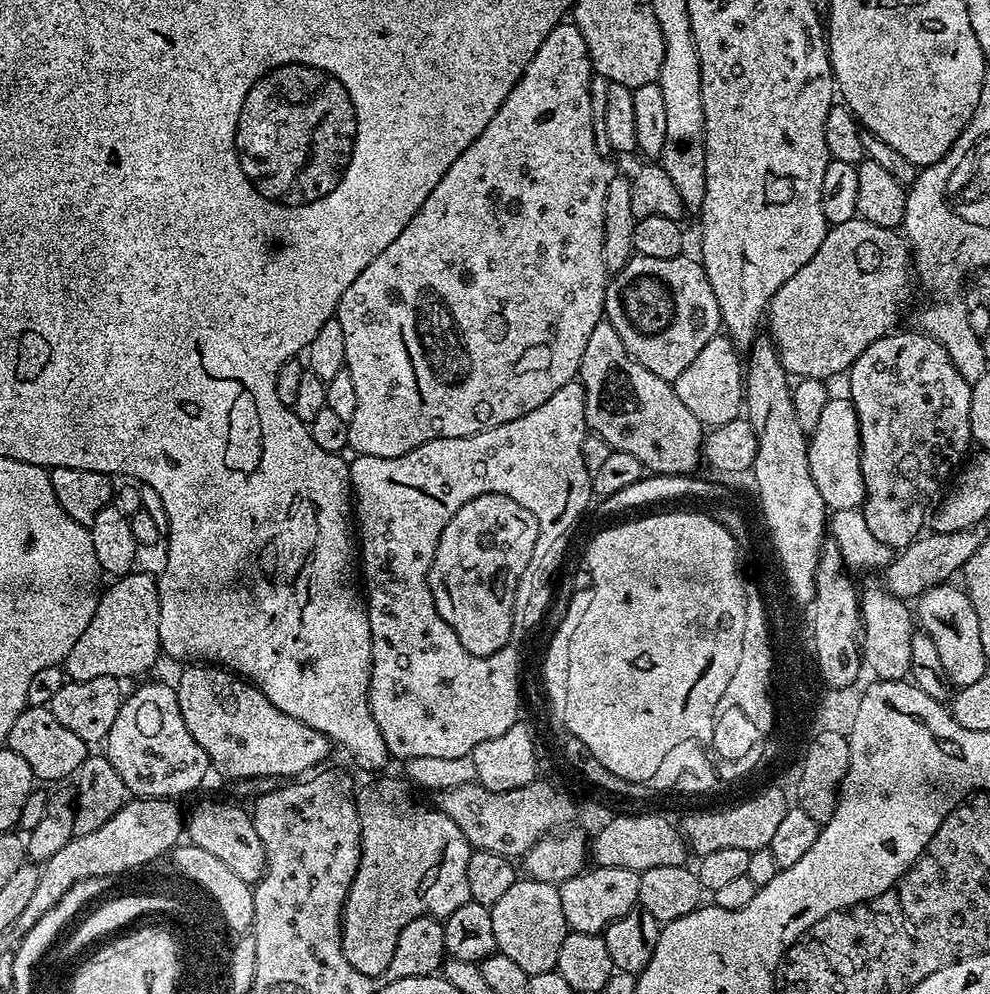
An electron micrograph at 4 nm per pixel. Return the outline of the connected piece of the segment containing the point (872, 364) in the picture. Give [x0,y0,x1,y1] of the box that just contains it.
[846,330,973,550]

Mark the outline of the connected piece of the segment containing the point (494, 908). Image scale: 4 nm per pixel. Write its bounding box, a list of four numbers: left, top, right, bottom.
[490,878,570,976]

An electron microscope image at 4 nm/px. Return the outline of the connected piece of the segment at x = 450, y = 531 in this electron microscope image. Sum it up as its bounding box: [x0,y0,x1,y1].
[428,494,539,656]

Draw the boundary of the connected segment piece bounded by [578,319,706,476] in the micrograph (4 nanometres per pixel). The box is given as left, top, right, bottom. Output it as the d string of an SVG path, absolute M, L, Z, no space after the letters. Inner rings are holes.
M607 319L600 320L598 326L594 326L586 342L578 379L584 385L588 431L593 437L601 436L611 451L634 454L634 458L638 458L638 462L642 462L645 469L655 475L686 476L697 471L695 468L702 464L705 425L697 416L690 414L689 408L678 399L676 389L669 381L658 378L658 374L650 374L646 366L639 364L628 353L626 346L622 346L622 338L618 338L618 330L614 330Z

